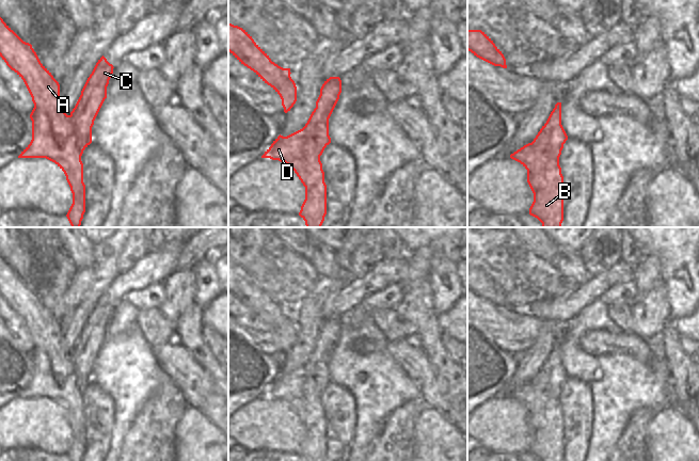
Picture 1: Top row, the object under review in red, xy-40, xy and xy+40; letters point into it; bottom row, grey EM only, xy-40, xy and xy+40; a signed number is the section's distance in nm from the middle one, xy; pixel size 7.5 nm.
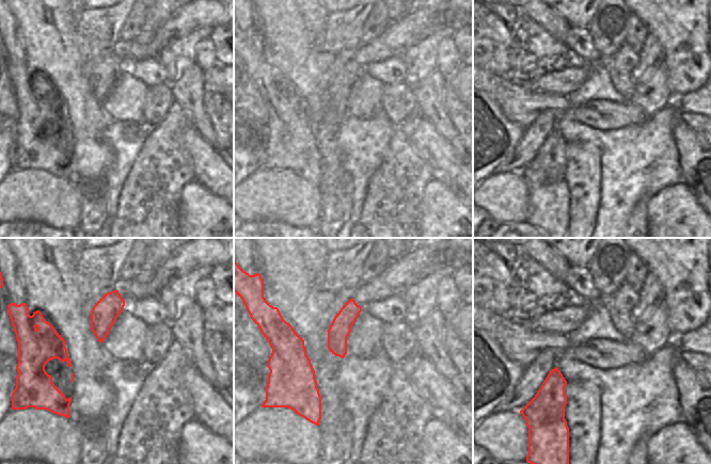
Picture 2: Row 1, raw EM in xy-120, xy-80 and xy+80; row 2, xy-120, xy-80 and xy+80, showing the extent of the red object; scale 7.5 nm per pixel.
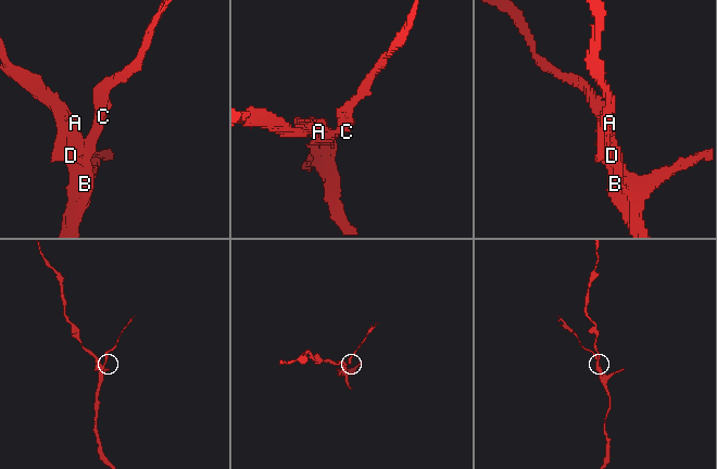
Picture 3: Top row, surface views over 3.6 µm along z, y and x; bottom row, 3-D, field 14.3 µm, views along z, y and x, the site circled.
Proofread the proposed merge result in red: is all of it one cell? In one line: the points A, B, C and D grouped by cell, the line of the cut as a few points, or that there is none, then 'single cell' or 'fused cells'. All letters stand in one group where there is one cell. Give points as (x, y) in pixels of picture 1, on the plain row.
A B D / C; cut in xy-40 along (69, 354), (76, 384), (81, 394); fused cells

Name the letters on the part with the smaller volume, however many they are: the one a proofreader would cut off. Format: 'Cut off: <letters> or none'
Cut off: C

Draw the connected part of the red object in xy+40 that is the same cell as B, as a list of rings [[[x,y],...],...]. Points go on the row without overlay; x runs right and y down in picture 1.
[[[528,382],[510,394],[527,409],[527,422],[534,432],[529,454],[540,461],[563,460],[563,415],[559,399],[547,397]]]

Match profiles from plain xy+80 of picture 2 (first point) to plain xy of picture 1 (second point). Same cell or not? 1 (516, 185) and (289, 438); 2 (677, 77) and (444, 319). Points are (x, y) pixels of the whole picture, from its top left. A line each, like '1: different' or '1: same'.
1: same
2: different

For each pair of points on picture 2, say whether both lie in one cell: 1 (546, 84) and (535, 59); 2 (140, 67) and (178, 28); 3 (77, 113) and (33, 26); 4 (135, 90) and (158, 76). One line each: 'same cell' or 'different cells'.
1: different cells
2: different cells
3: same cell
4: different cells

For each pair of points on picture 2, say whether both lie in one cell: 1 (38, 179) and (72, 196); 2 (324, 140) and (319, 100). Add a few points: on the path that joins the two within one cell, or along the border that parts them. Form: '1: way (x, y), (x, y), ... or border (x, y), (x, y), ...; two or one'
1: way (47, 188), (56, 196), (63, 196); one
2: way (325, 130), (325, 118), (319, 113), (319, 110); one

